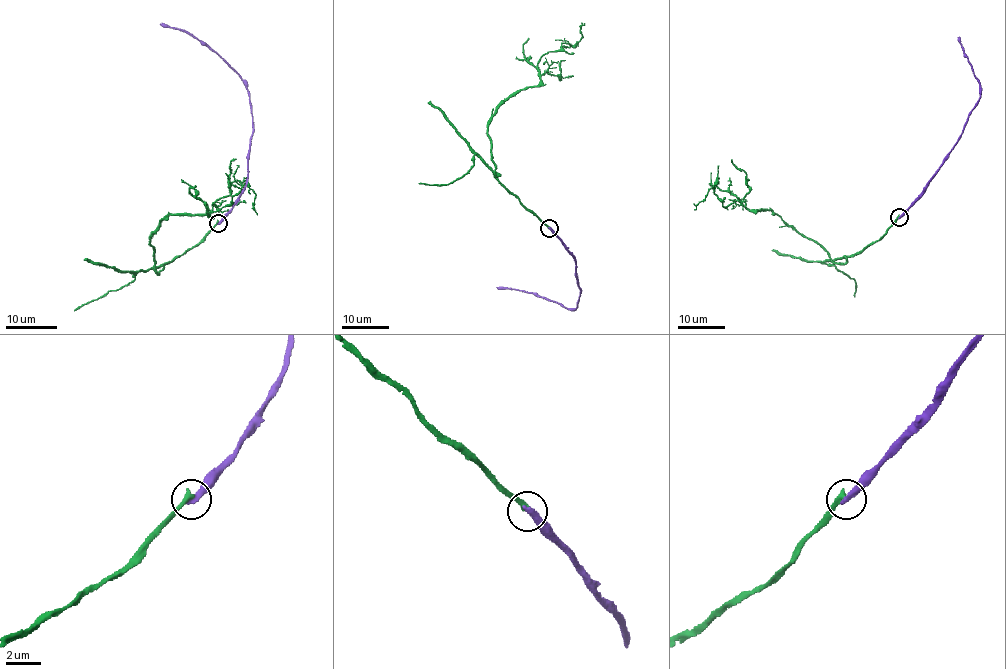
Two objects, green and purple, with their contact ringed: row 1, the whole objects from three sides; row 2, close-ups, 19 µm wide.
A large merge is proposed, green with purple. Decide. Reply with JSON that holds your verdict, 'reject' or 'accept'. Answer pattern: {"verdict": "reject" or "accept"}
{"verdict": "reject"}

